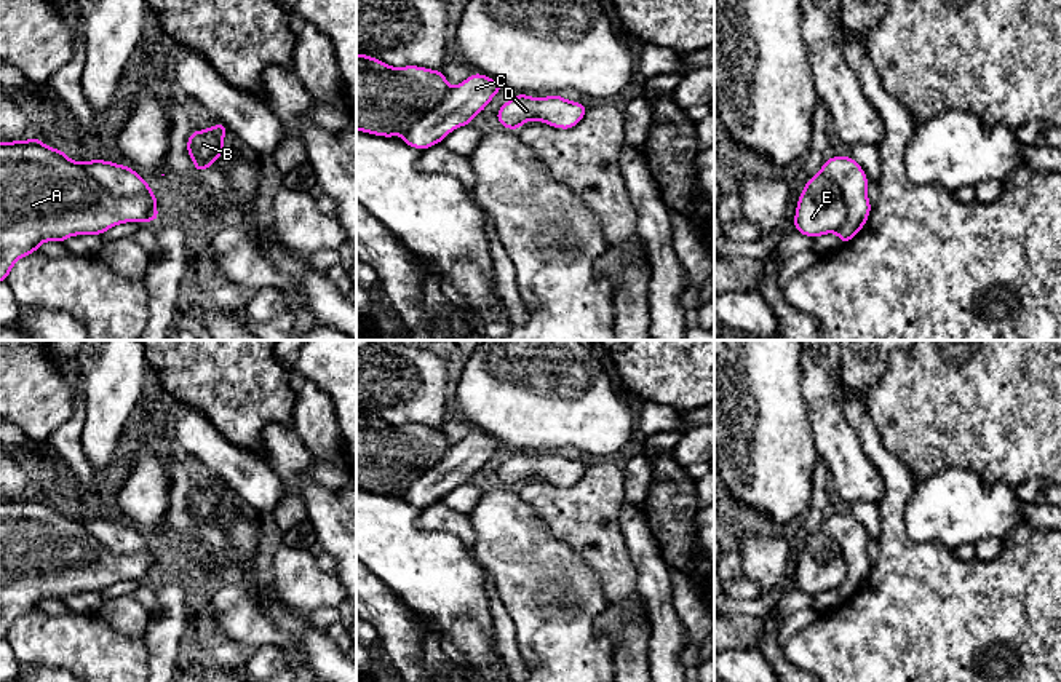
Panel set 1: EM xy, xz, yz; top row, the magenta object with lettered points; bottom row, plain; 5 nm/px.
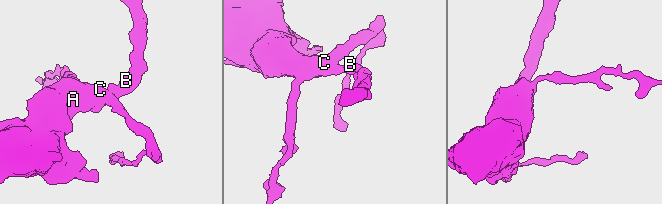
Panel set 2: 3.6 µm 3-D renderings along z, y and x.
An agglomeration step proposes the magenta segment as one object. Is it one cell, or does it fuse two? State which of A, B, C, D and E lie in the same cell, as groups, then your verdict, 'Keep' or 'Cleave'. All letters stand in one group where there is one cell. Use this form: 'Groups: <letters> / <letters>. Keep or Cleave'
Groups: A B D E / C. Cleave

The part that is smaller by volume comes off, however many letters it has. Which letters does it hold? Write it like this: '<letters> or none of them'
C

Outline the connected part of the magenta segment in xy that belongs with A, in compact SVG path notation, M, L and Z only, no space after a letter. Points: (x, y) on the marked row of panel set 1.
M38 137L0 142L0 281L6 281L13 265L45 241L62 243L75 235L102 235L125 222L150 222L155 211L152 190L137 196L115 195L99 185L83 163Z

